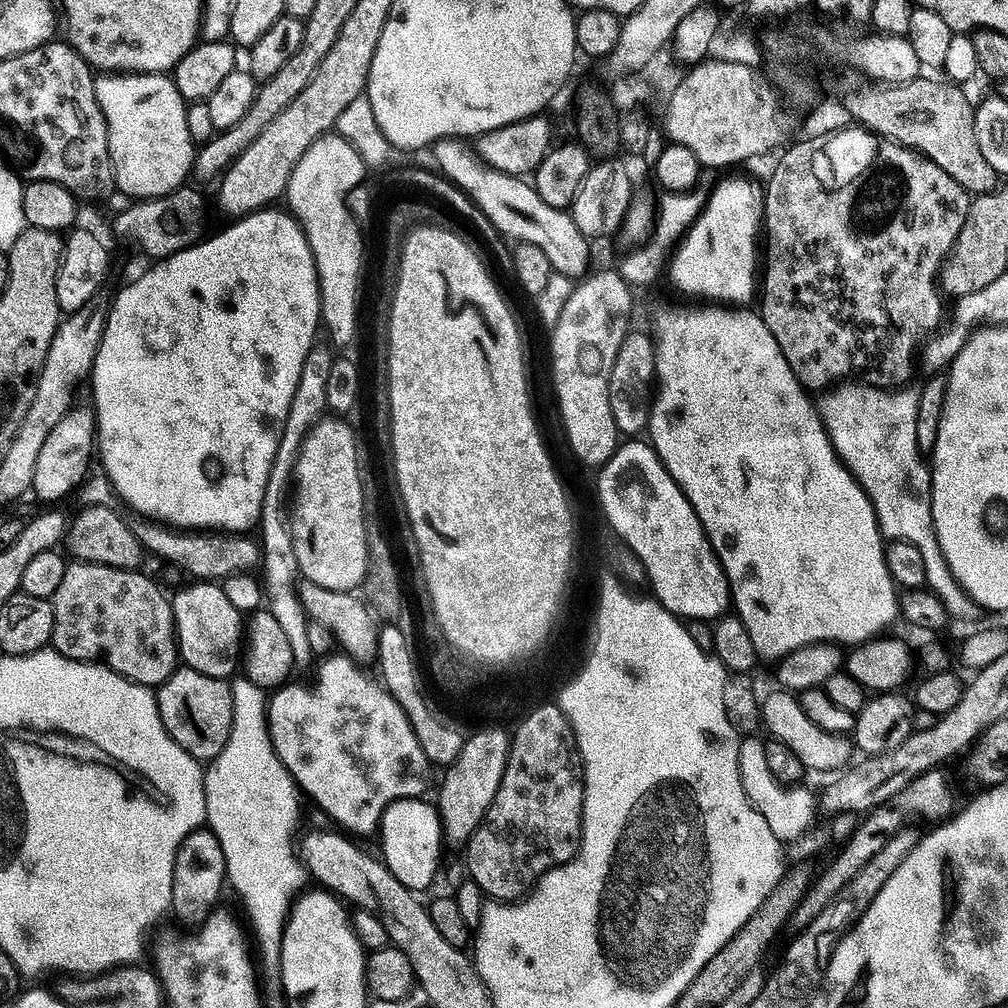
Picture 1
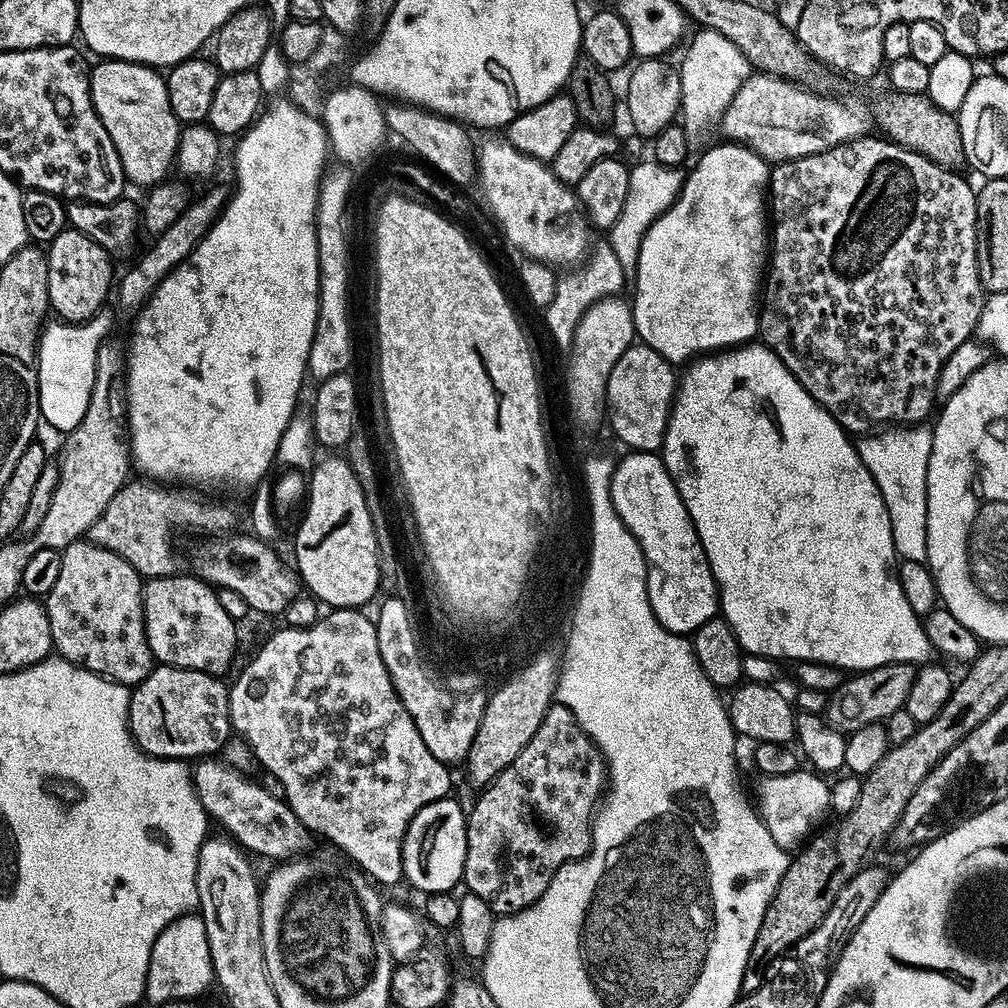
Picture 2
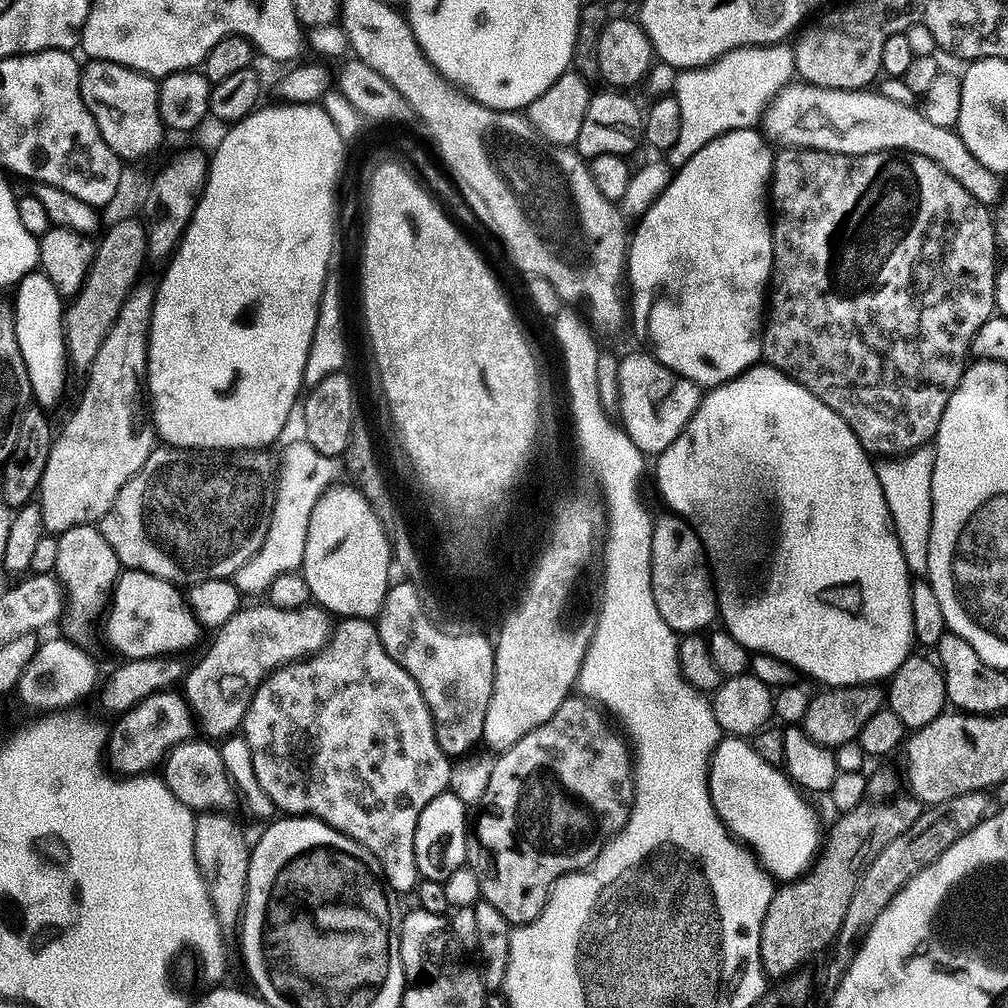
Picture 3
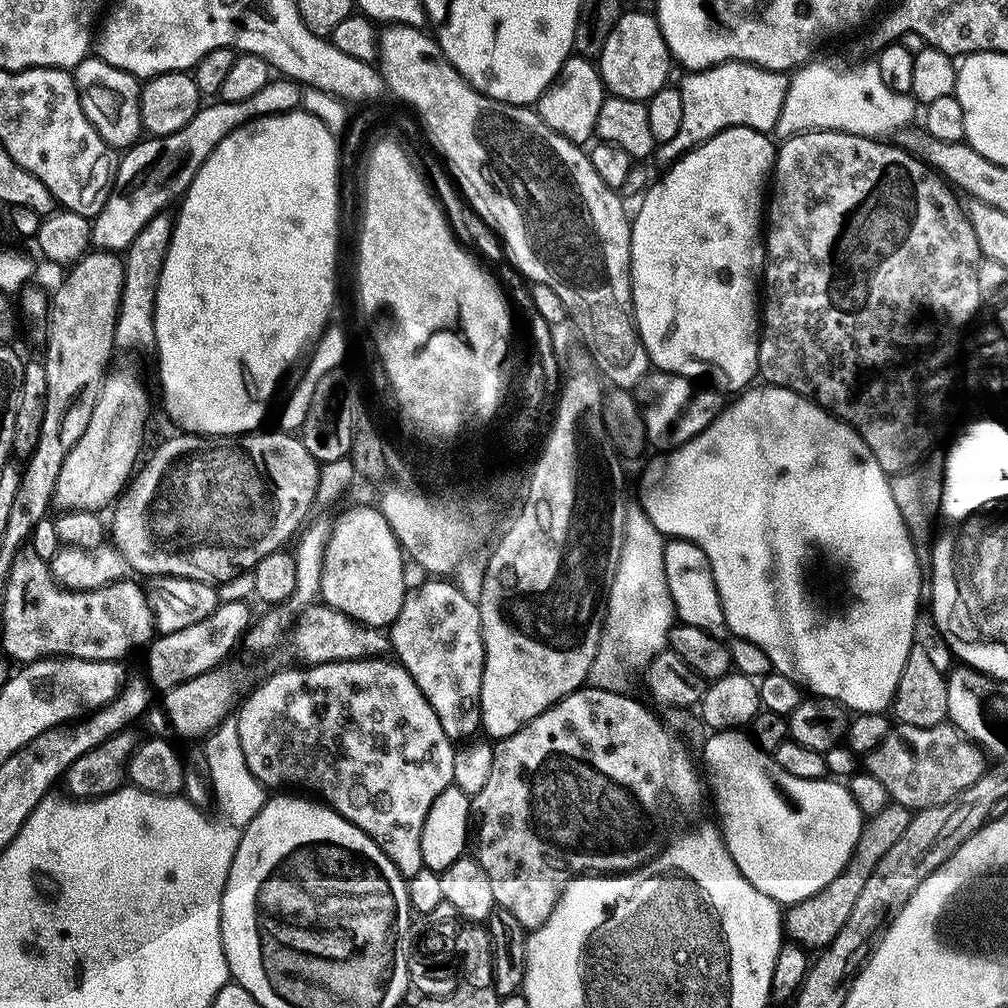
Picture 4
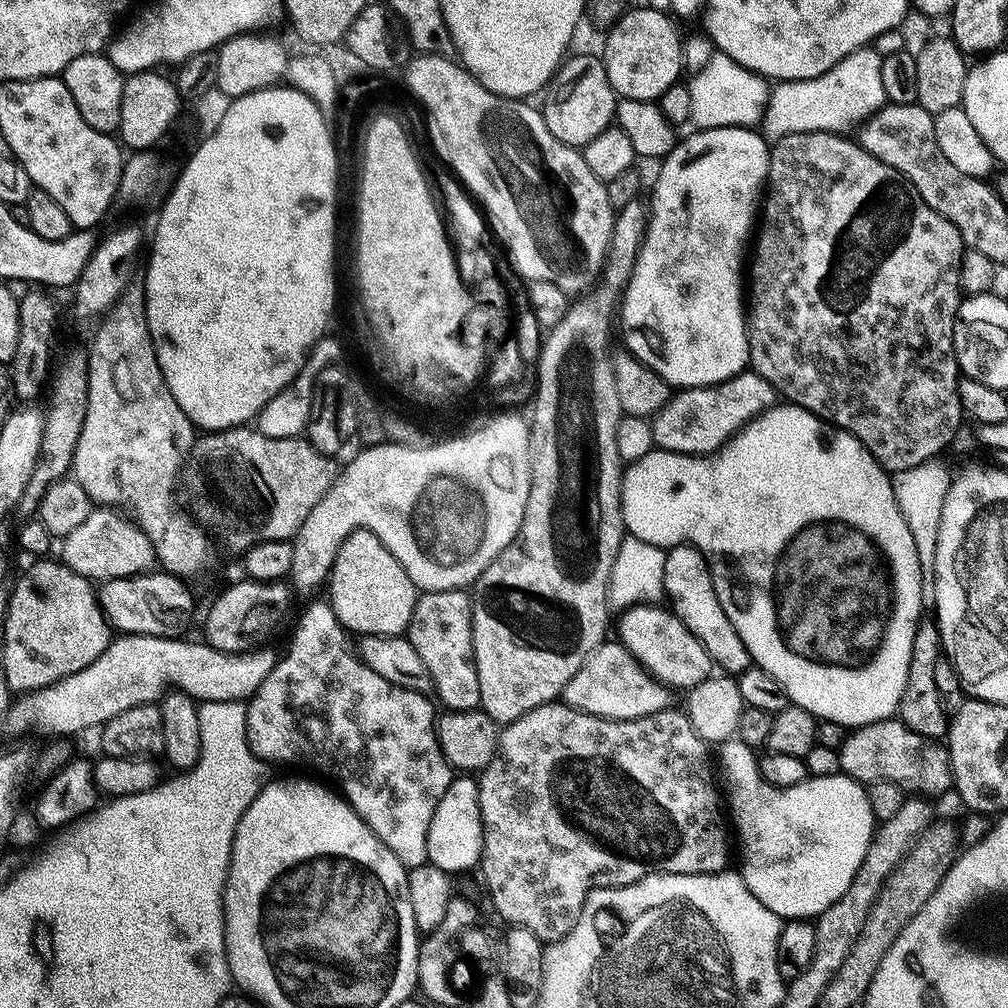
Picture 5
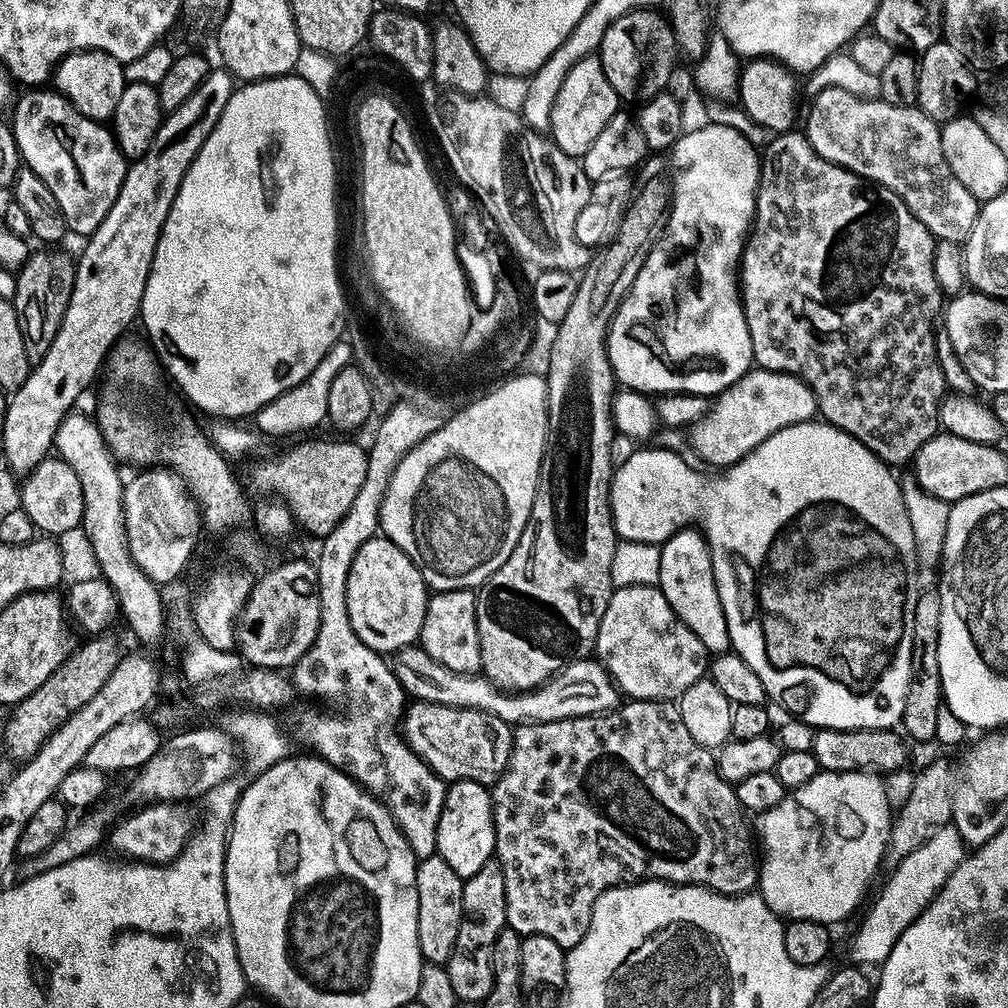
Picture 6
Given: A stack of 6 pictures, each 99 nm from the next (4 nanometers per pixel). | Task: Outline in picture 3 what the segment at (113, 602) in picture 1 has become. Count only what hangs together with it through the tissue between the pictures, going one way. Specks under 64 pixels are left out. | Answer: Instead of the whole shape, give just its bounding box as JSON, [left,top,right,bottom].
[55,526,122,642]

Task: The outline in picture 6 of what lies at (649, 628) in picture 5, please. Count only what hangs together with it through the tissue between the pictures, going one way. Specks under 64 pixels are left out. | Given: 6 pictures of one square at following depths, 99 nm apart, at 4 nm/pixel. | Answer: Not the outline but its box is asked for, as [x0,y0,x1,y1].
[595,587,710,702]

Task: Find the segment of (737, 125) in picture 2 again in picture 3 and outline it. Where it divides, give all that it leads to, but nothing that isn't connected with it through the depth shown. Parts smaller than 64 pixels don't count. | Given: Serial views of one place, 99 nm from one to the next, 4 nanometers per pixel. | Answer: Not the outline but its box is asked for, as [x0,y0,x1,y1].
[762,82,1005,206]

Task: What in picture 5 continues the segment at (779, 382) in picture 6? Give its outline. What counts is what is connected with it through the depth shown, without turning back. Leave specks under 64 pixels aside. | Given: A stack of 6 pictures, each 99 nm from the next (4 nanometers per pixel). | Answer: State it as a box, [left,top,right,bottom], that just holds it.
[651,370,778,456]

